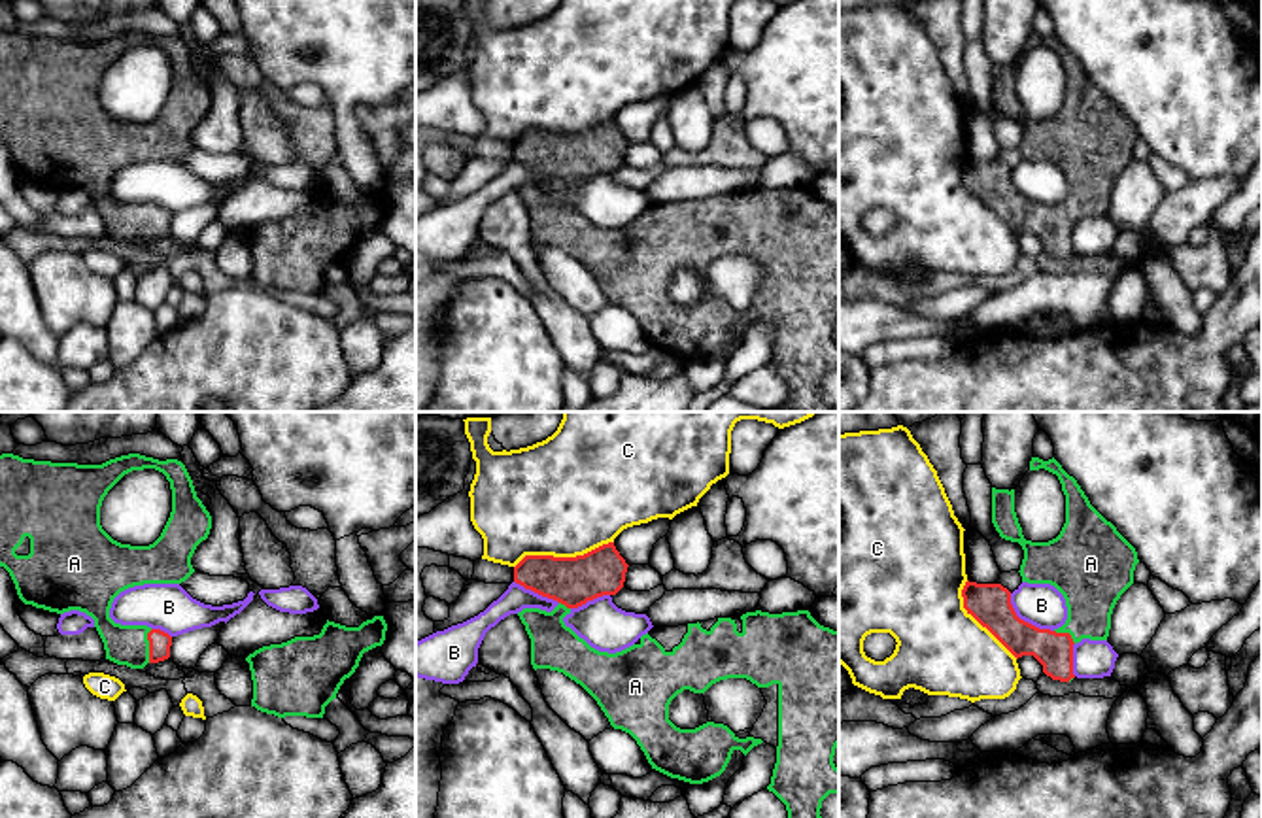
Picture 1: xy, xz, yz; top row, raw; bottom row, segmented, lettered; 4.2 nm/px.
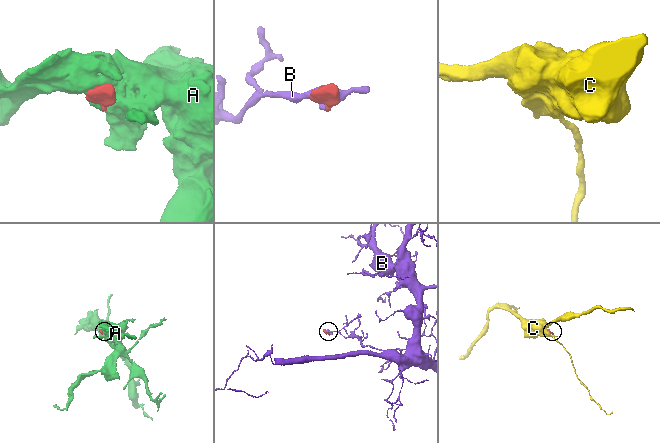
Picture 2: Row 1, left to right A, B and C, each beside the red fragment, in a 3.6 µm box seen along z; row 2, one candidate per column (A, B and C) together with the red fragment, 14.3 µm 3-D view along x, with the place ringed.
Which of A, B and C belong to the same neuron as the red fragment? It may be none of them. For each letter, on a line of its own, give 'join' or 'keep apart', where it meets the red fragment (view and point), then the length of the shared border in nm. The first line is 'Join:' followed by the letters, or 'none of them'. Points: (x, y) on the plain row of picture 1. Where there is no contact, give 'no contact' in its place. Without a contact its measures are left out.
Join: A
A: join; meets red in xy at (150, 223); contact 140 nm long
B: keep apart; meets red in yz at (1023, 197); contact 260 nm long
C: keep apart; meets red in xz at (563, 135); contact 440 nm long

